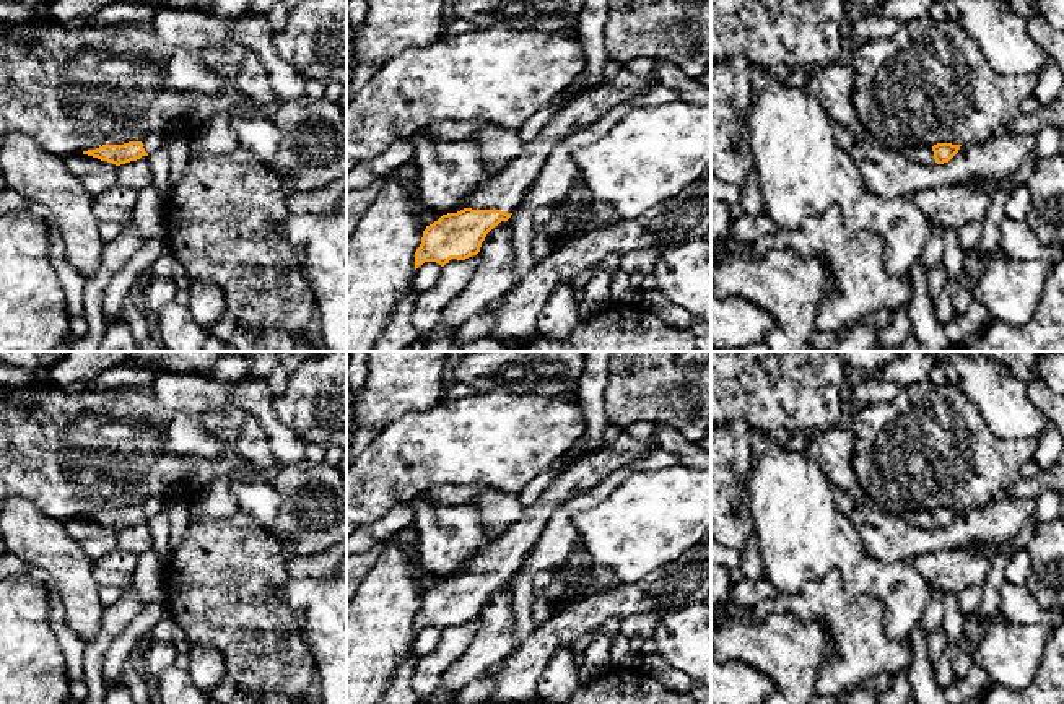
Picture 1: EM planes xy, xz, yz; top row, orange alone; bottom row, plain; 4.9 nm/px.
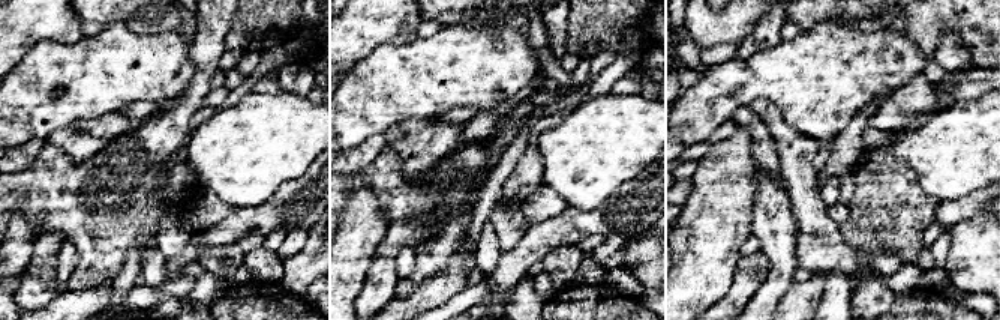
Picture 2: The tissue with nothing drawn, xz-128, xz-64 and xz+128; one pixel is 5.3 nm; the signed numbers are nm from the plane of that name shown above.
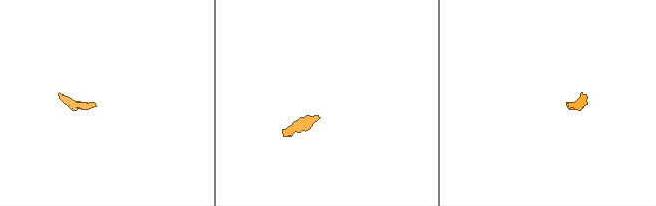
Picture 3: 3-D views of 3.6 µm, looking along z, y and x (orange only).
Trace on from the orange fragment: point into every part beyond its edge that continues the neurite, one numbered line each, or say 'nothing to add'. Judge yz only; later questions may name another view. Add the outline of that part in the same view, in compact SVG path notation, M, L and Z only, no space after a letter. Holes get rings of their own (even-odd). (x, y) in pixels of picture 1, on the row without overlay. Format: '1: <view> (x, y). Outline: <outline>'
1: yz (923, 519). Outline: M919 509L919 511L905 512L901 519L905 520L905 524L913 527L919 527L924 530L935 528L932 511Z

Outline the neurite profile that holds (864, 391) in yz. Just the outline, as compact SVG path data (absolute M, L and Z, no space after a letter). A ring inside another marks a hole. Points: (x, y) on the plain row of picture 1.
M856 377L851 380L851 405L854 413L869 405L882 405L895 400L903 387L880 377Z

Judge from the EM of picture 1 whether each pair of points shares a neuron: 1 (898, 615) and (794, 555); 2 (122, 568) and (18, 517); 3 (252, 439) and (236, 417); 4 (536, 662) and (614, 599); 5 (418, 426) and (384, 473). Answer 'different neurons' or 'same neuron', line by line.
1: same neuron
2: different neurons
3: different neurons
4: same neuron
5: same neuron

